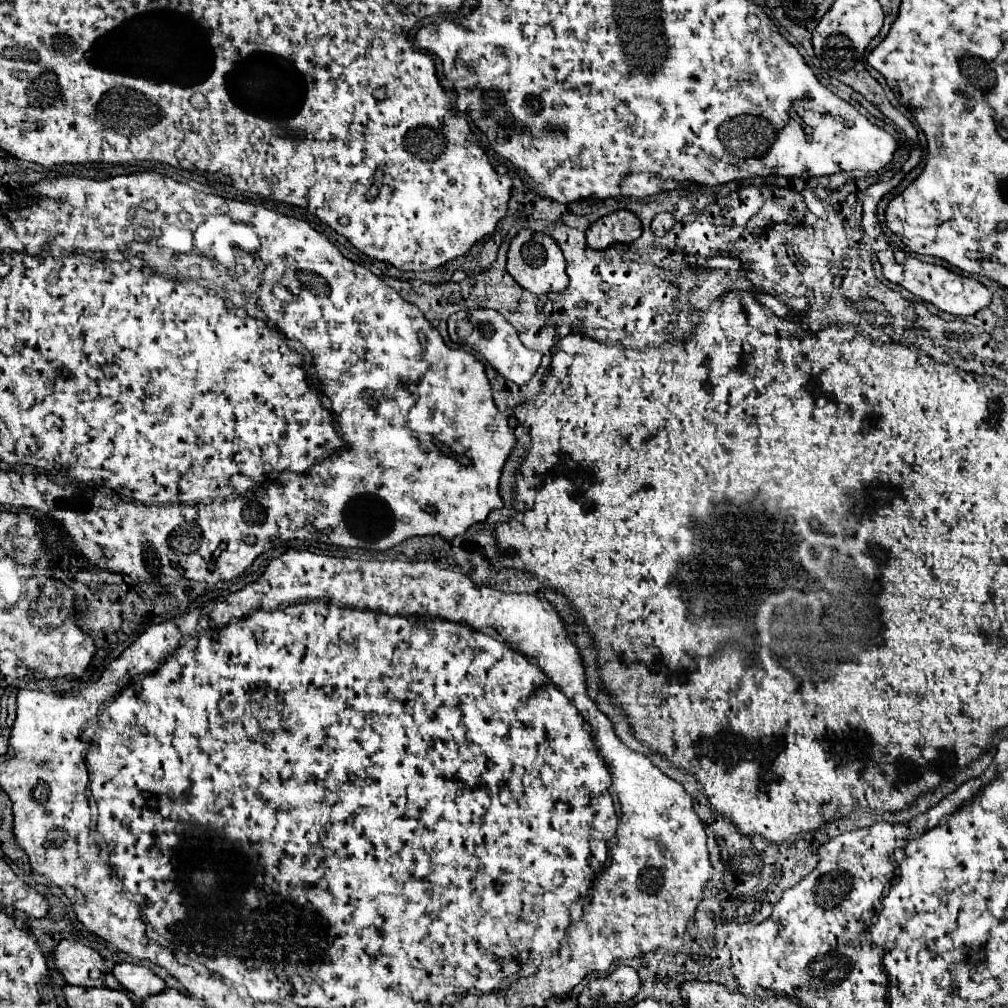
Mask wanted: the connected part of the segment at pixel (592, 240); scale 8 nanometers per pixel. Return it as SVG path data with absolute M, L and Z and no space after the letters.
M614 211L598 219L588 231L586 239L592 249L606 249L612 243L632 243L640 237L640 219L630 211Z

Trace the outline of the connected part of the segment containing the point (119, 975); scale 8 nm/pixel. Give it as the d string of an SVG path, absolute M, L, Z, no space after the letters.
M118 963L112 969L112 975L116 981L130 993L134 993L140 999L146 999L150 995L156 995L158 991L166 989L166 983L154 975L150 969L142 965L132 965L132 963Z

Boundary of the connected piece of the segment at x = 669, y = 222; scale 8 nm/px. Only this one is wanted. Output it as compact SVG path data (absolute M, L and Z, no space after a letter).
M660 213L652 219L652 233L656 237L662 237L668 229L672 229L674 225L674 215L672 213Z

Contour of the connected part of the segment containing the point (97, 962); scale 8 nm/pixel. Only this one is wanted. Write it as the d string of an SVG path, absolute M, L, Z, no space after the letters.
M60 941L54 949L56 969L62 973L68 985L102 987L106 965L98 951L80 945L76 941Z

